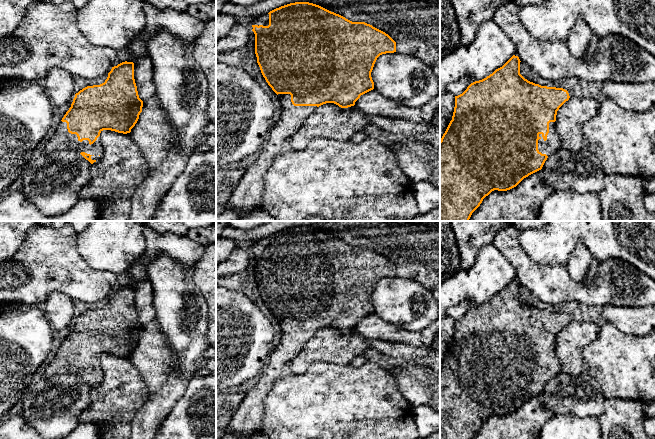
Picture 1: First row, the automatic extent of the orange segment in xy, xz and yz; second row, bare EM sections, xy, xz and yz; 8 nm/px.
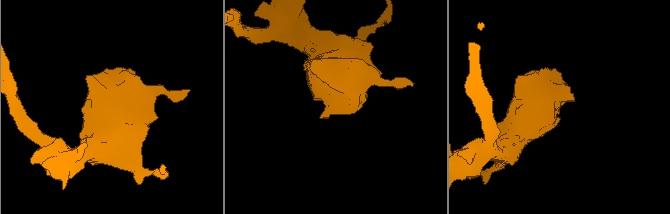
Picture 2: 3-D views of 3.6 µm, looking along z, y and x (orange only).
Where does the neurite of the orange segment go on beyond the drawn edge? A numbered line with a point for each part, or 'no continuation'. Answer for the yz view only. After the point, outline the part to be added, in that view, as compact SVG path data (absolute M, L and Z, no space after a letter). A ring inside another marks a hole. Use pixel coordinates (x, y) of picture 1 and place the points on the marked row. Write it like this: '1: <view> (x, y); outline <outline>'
1: yz (553, 143); outline M549 123L549 133L547 135L547 140L545 141L542 134L539 134L540 139L538 140L538 150L542 154L546 154L548 157L554 152L561 148L561 140L556 133L556 123Z

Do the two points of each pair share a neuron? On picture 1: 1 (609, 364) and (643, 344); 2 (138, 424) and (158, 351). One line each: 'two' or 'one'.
1: one
2: one

